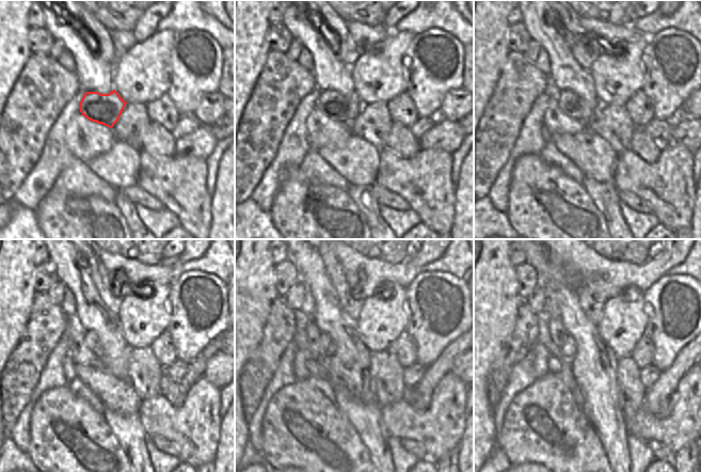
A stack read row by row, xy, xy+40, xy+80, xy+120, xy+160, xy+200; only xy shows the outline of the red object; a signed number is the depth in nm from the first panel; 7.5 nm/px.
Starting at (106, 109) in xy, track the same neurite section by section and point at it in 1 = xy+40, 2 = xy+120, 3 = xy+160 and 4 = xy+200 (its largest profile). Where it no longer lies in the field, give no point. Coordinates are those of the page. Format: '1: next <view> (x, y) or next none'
1: next xy+40 (344, 109)
2: next xy+120 (92, 342)
3: next xy+160 (328, 344)
4: next xy+200 (568, 350)

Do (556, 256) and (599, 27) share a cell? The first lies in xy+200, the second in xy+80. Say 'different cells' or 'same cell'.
same cell

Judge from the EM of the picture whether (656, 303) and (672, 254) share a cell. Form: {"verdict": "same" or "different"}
{"verdict": "different"}

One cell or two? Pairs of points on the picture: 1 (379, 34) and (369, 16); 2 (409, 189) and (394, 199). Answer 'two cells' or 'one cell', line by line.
1: two cells
2: two cells

